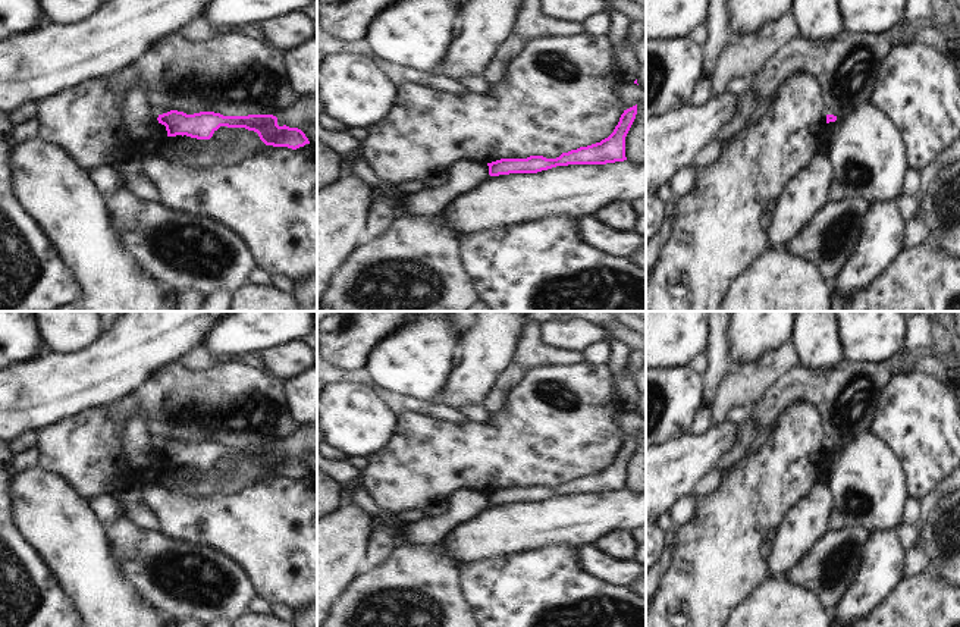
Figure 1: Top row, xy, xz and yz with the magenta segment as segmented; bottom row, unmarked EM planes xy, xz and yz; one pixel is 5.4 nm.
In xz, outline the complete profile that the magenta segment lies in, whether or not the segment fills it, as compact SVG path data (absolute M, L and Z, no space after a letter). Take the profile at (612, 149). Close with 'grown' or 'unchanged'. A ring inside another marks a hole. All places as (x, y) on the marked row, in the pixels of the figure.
M637 104L624 110L614 132L600 142L580 147L568 153L562 153L556 159L546 159L543 156L530 156L527 159L501 159L489 166L490 176L509 173L537 173L556 166L568 164L606 164L624 162L625 157L625 137L636 119Z; unchanged

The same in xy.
M170 110L159 115L159 123L166 126L167 137L186 135L197 139L210 139L220 126L245 128L258 134L266 145L297 150L310 144L298 128L279 126L273 115L223 116L214 112L186 115Z; unchanged

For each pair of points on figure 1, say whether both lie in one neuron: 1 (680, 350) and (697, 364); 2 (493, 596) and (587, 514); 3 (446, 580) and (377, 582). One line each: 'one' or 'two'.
1: two
2: two
3: one

